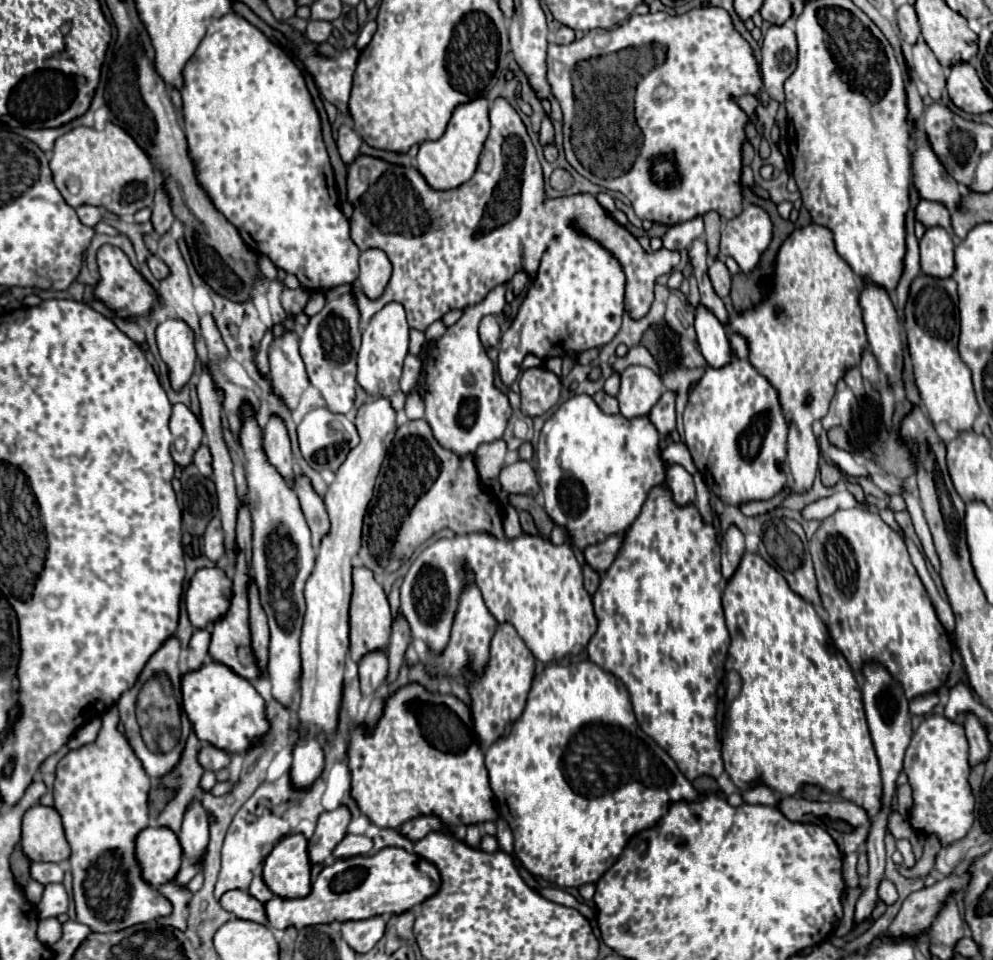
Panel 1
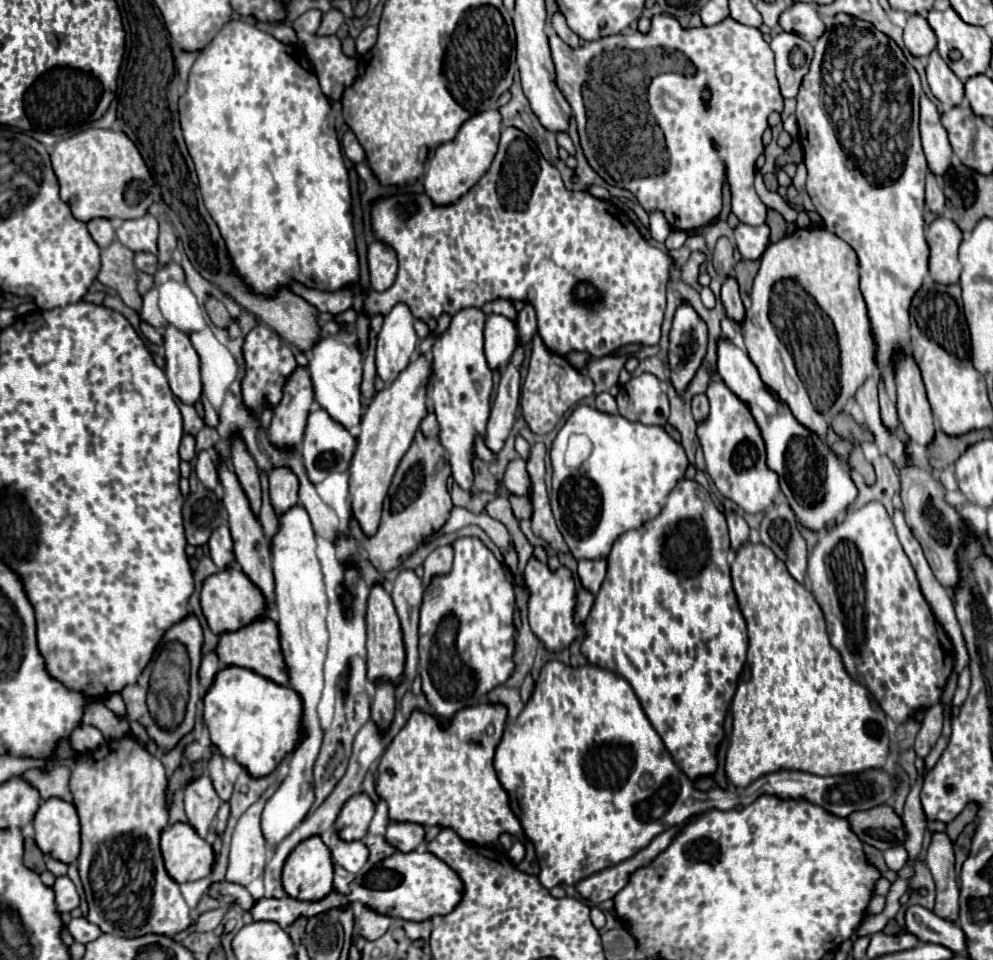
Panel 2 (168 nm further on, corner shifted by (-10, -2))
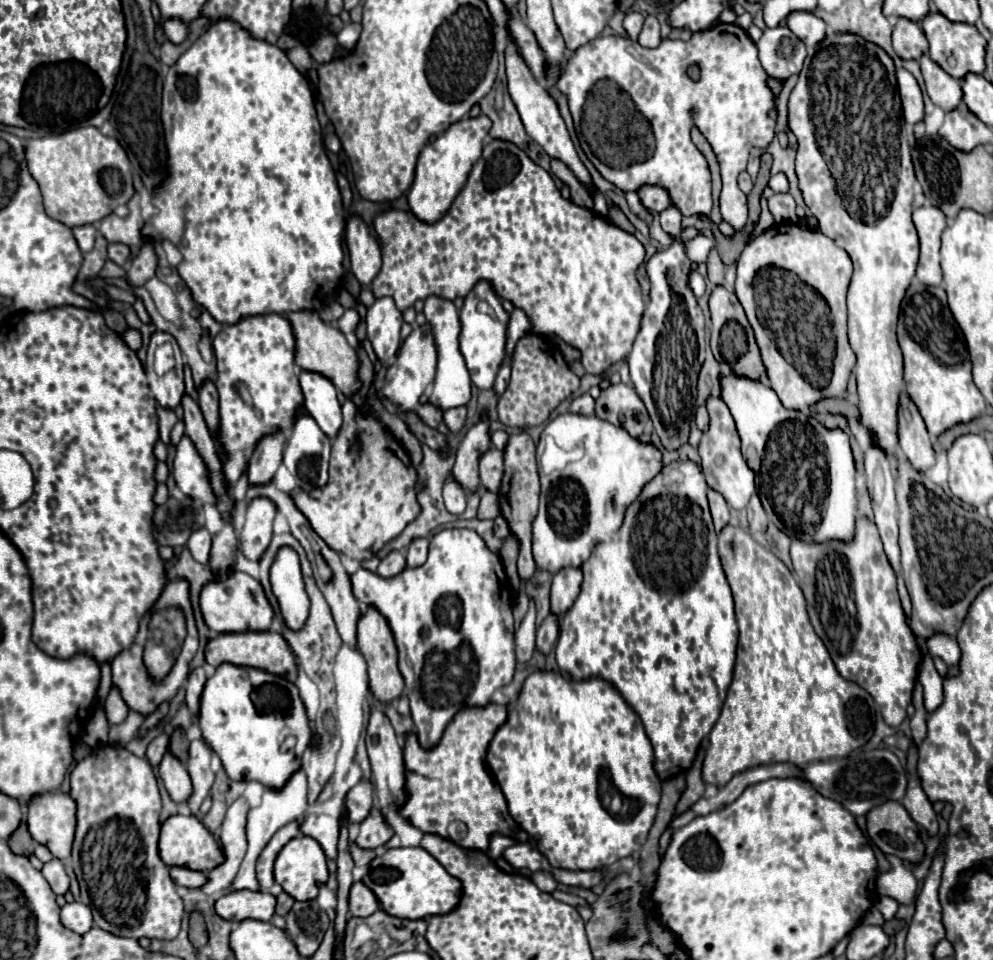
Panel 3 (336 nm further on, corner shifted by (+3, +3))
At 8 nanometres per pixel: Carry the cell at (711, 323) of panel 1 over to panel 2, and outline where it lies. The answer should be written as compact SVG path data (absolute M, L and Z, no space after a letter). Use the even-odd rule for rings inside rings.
M719 339L717 343L717 371L725 385L737 397L741 397L749 405L749 409L753 409L753 417L757 417L757 425L761 425L761 433L765 433L767 465L781 475L783 491L789 499L793 499L791 507L797 513L799 523L813 531L825 529L827 523L831 523L839 513L845 511L845 497L847 505L857 497L857 487L853 485L849 471L843 471L839 467L839 459L827 449L821 439L817 439L809 429L801 427L795 421L789 407L781 405L781 401L761 381L757 367L751 363L749 355L727 339Z

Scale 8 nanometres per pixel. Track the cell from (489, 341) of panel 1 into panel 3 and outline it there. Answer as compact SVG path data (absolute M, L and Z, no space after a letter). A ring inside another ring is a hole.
M480 280L466 296L464 306L460 308L460 352L464 356L466 368L470 372L470 380L476 388L490 390L494 386L500 364L506 358L506 328L510 322L510 314L502 308L502 302L490 282Z

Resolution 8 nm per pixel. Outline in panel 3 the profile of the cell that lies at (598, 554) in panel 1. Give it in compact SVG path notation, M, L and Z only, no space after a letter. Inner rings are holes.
M562 568L552 580L550 612L558 620L562 620L562 616L574 604L578 592L580 592L580 568Z

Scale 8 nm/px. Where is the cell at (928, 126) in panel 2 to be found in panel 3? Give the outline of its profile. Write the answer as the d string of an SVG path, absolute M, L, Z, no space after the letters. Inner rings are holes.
M896 68L896 80L898 80L900 100L902 100L904 120L910 124L920 122L924 118L924 102L916 78L904 68Z

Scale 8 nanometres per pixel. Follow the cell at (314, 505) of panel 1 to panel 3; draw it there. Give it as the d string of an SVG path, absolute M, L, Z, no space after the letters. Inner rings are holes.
M442 530L430 540L428 560L418 568L406 568L392 578L376 576L360 568L352 574L352 590L354 596L374 606L388 622L400 658L398 666L406 682L404 694L410 700L410 714L414 722L414 732L422 748L434 748L448 722L460 712L462 708L472 706L486 706L492 698L492 692L510 684L514 670L516 670L516 656L514 656L514 616L512 616L512 588L506 578L502 560L498 554L492 554L482 538L474 530ZM432 652L454 654L450 668L444 670L444 682L438 682L440 674L424 674L426 656Z

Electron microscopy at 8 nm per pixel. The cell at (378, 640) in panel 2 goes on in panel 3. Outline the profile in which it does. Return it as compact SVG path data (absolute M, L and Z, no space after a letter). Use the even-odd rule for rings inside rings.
M370 608L362 618L358 620L358 650L362 652L366 664L368 664L368 676L370 676L370 690L376 702L388 704L404 694L404 678L398 670L398 656L396 656L396 644L392 630L388 628L388 622L376 608Z

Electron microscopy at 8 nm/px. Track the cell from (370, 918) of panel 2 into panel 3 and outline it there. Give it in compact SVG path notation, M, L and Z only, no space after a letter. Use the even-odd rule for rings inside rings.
M354 882L350 888L350 914L370 916L378 908L380 908L380 900L376 898L376 894L364 882Z

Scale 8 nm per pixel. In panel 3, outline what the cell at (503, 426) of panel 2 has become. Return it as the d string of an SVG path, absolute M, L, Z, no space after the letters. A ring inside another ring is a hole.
M482 416L474 426L468 428L452 468L452 480L458 482L466 492L476 492L480 488L478 478L478 458L490 448L488 418Z

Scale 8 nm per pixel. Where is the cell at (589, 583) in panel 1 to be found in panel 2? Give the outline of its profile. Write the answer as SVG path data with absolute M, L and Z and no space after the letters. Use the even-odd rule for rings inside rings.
M577 581L577 621L585 621L593 605L595 605L595 595Z

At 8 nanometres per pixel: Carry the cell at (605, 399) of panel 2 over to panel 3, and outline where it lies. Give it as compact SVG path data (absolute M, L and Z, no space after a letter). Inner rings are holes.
M582 394L578 396L572 406L570 406L570 412L574 414L582 414L582 416L592 416L594 414L594 398L590 394Z

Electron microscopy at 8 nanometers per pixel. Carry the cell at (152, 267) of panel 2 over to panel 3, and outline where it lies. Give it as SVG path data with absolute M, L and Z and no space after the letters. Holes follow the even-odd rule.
M108 244L108 258L118 266L124 266L128 262L128 256L130 248L126 244Z

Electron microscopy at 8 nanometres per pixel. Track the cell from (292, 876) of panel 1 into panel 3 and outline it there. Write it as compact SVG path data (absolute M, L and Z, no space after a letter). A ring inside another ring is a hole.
M310 836L292 838L276 858L274 878L294 900L314 900L318 884L328 882L324 850Z

